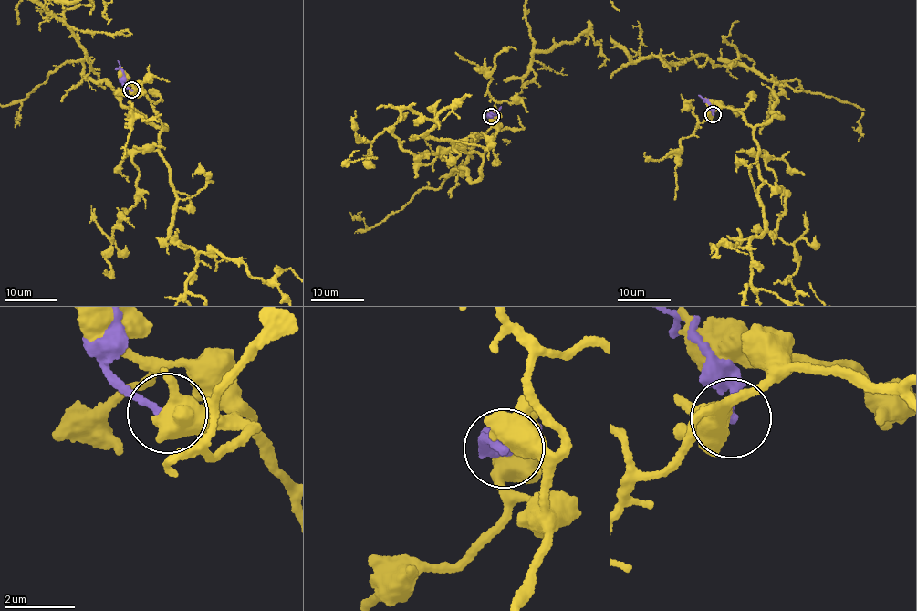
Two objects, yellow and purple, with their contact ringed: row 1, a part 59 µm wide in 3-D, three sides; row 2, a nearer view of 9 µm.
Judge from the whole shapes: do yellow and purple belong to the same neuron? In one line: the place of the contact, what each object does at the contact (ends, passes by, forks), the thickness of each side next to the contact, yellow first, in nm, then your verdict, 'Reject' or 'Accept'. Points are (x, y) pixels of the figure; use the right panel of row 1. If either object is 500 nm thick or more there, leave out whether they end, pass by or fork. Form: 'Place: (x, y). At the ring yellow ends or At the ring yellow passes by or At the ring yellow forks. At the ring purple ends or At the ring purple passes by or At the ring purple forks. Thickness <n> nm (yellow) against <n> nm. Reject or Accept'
Place: (713, 114). Thickness 500 nm (yellow) against 200 nm. Reject

